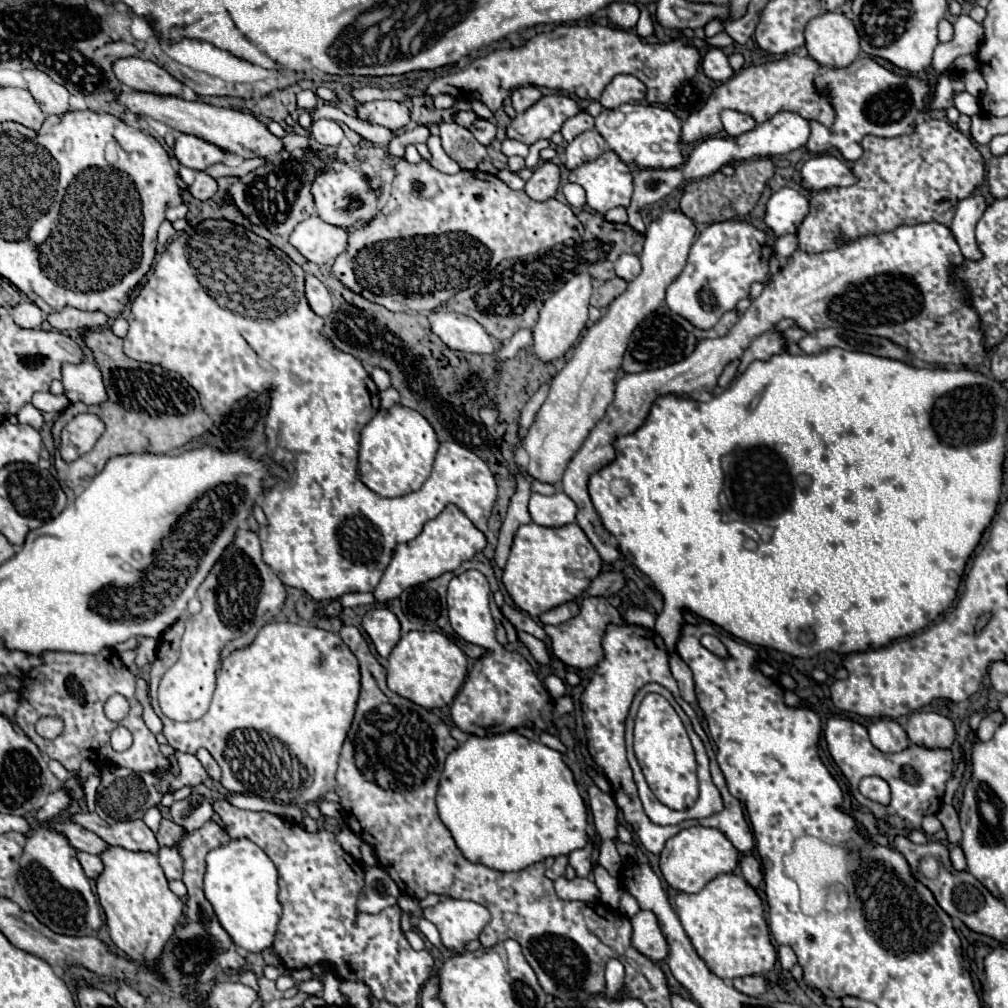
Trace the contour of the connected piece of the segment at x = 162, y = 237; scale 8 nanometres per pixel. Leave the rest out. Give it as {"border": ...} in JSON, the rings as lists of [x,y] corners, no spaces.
{"border":[[[164,220],[162,226],[160,226],[160,230],[158,230],[158,242],[160,242],[160,244],[168,244],[174,234],[176,234],[174,226],[172,226],[168,220]]]}

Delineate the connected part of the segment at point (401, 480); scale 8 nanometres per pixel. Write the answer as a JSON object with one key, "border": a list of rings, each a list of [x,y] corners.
{"border":[[[394,404],[388,410],[380,410],[360,434],[360,480],[380,496],[396,498],[416,492],[430,476],[434,458],[438,452],[438,440],[434,428],[416,410],[402,404]]]}

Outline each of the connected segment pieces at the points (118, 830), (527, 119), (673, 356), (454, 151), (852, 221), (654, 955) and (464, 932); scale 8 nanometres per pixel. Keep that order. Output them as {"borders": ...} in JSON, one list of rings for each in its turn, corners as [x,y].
{"borders":[[[[92,812],[92,814],[74,814],[72,820],[80,826],[84,826],[86,830],[98,834],[110,846],[122,846],[122,848],[134,850],[134,852],[158,854],[160,846],[154,838],[154,832],[142,820],[108,824],[96,812]]],[[[544,96],[526,112],[518,114],[506,126],[506,138],[520,140],[526,146],[534,144],[540,138],[550,140],[554,132],[560,132],[562,124],[580,112],[576,100],[568,96]]],[[[668,306],[658,308],[656,312],[652,312],[648,318],[644,318],[638,328],[634,330],[630,342],[628,342],[628,350],[624,354],[624,362],[622,362],[622,370],[632,374],[632,372],[644,372],[644,370],[656,370],[656,368],[664,368],[668,364],[676,364],[680,360],[684,360],[686,356],[692,354],[694,346],[704,340],[704,338],[716,338],[716,336],[724,336],[734,322],[738,320],[738,310],[730,310],[726,312],[720,322],[712,328],[712,330],[700,330],[694,324],[690,324],[686,318],[674,314]]],[[[456,122],[440,124],[440,138],[444,152],[464,170],[474,170],[476,164],[486,158],[486,148],[474,138],[468,128]]],[[[928,118],[916,126],[912,134],[902,134],[896,138],[878,138],[866,136],[862,140],[864,154],[852,164],[852,172],[858,178],[856,184],[846,188],[830,188],[824,192],[810,194],[810,212],[802,220],[796,236],[798,248],[806,252],[826,252],[842,246],[840,238],[846,238],[846,244],[866,236],[882,234],[896,230],[898,226],[922,224],[922,222],[940,222],[948,226],[954,216],[954,208],[962,198],[968,198],[984,180],[984,158],[974,146],[974,142],[964,136],[956,126],[946,120]]],[[[640,910],[634,918],[630,918],[630,922],[632,922],[632,938],[630,938],[632,946],[652,962],[664,960],[668,954],[668,944],[658,926],[656,916],[648,910]]],[[[454,898],[440,900],[436,906],[426,908],[422,916],[438,928],[442,944],[458,954],[464,954],[468,942],[478,940],[482,928],[490,920],[490,912],[484,906]]]]}

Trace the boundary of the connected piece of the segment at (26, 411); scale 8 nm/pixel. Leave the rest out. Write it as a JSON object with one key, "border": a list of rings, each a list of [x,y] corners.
{"border":[[[32,404],[22,406],[22,410],[16,414],[16,418],[18,418],[20,424],[28,424],[28,426],[32,426],[34,430],[40,430],[40,428],[44,426],[44,416],[42,416],[42,412],[36,410]]]}

